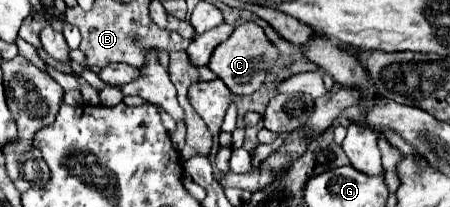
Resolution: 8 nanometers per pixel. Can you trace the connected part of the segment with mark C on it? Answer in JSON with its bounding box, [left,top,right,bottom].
[207,23,279,95]

